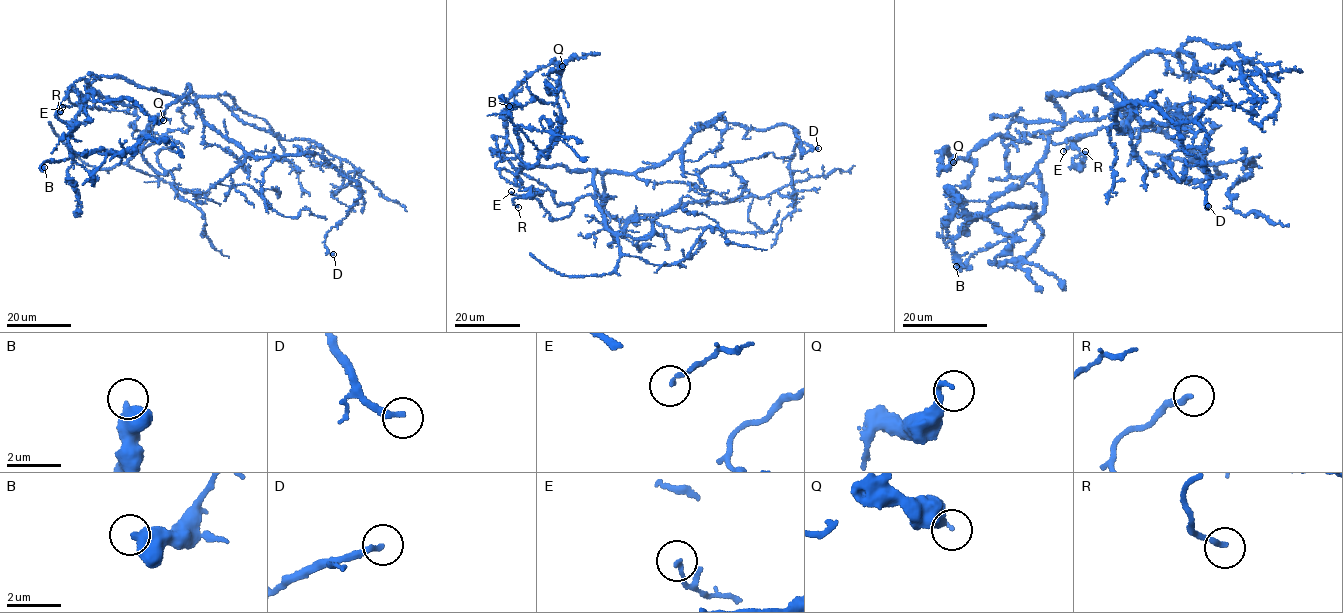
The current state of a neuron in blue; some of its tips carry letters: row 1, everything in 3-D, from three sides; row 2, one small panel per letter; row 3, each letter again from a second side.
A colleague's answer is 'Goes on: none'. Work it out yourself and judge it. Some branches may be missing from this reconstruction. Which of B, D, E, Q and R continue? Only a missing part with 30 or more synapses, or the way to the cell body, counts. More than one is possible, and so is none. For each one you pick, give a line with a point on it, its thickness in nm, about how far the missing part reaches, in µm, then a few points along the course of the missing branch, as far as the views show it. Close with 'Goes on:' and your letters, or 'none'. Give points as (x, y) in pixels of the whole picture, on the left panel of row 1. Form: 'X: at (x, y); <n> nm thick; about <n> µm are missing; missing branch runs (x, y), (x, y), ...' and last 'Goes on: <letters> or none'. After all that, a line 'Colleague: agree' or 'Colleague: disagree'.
Goes on: none
Colleague: agree

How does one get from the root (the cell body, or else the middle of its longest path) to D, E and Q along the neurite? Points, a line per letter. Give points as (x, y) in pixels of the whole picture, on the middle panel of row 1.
D: (585, 171), (637, 173), (658, 166), (717, 118), (757, 130), (787, 124), (797, 131), (801, 158), (818, 148)
E: (585, 171), (592, 172), (594, 196), (582, 196), (571, 214), (561, 219), (550, 219), (536, 198), (511, 191)
Q: (585, 171), (525, 165), (518, 185), (495, 166), (516, 158), (506, 138), (511, 93), (543, 66), (562, 66)

